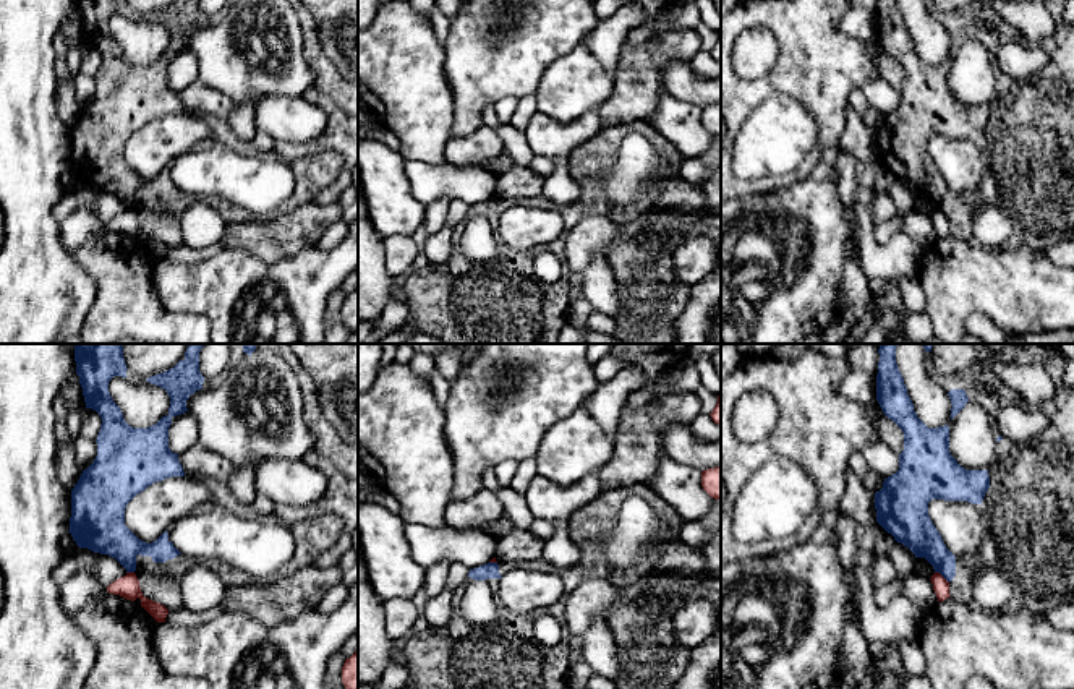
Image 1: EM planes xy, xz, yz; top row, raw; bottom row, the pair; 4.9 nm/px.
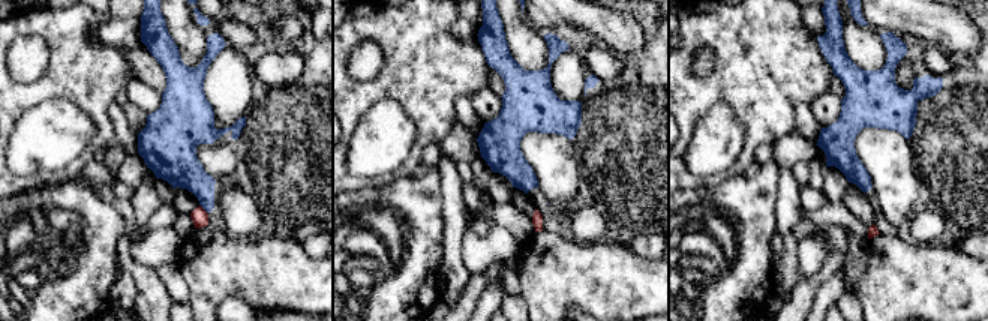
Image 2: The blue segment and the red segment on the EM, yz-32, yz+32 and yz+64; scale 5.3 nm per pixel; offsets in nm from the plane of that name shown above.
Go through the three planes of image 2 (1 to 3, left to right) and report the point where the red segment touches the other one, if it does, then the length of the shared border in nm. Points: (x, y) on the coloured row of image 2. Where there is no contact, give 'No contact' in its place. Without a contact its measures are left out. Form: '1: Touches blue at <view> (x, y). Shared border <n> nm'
1: Touches blue at yz-32 (203, 207). Shared border 70 nm
2: No contact
3: No contact

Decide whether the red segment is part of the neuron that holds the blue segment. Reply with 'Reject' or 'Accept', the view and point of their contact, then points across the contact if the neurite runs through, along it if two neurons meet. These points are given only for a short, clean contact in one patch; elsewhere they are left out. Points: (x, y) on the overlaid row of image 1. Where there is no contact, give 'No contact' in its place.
Reject. Touches blue at yz (941, 574). Boundary: yz (935, 571), (948, 582)

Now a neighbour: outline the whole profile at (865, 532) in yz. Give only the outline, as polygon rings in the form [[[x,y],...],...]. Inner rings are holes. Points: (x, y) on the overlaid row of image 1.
[[[862,522],[857,525],[855,543],[859,550],[875,553],[875,527],[876,522]]]

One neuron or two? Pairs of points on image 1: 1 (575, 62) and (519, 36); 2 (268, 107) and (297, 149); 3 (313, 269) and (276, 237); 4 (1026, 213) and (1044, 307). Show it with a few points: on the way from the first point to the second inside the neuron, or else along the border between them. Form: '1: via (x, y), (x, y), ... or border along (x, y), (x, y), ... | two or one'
1: border along (580, 44), (558, 57), (545, 72), (538, 86) | two
2: border along (326, 127), (319, 136), (308, 141), (277, 143) | two
3: border along (316, 245), (274, 261), (259, 260) | two
4: border along (1008, 245), (1044, 250) | two

